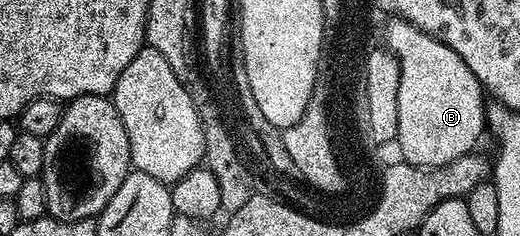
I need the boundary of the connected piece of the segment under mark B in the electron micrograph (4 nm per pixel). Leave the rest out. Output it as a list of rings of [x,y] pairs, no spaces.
[[[394,17],[385,30],[384,45],[401,65],[399,72],[399,128],[395,139],[399,154],[413,166],[442,166],[459,160],[459,156],[474,153],[477,141],[487,130],[487,99],[481,81],[463,64],[463,60],[447,44],[435,40],[427,32],[415,28],[410,22]]]

